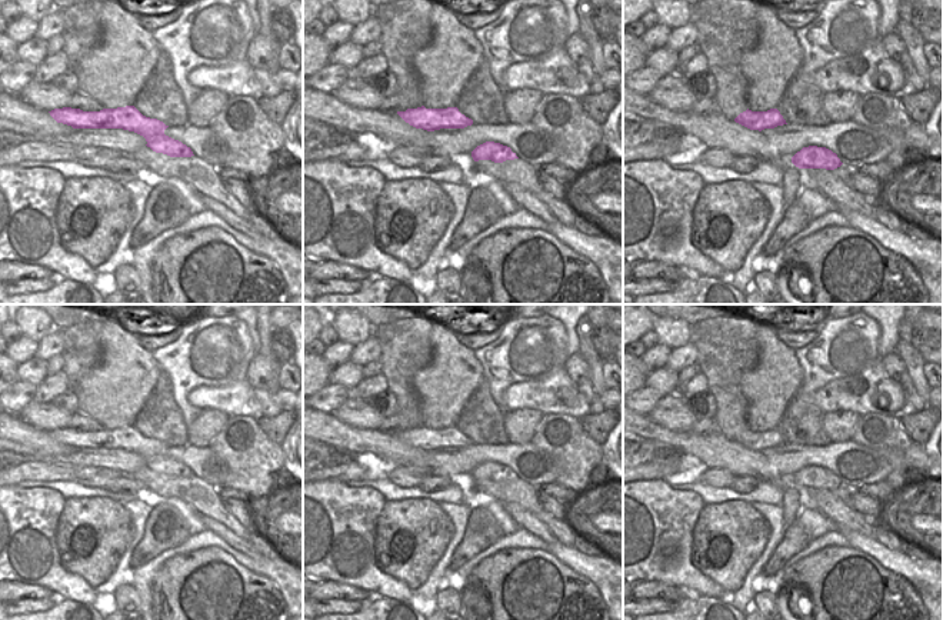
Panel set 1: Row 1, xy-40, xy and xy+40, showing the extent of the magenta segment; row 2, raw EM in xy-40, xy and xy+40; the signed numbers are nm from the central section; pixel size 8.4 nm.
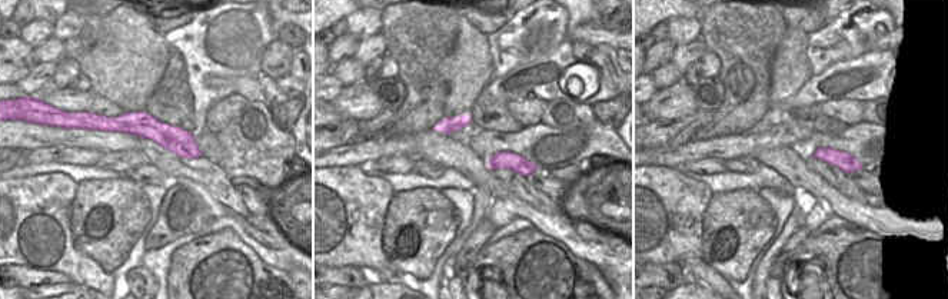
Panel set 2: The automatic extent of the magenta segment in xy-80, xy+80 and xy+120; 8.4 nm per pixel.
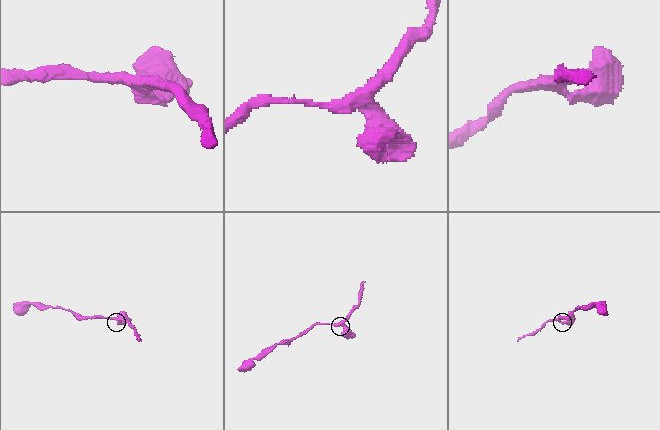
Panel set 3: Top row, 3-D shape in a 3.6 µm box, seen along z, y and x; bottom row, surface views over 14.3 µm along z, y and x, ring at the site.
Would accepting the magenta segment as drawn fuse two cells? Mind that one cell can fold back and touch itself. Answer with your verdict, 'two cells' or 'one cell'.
one cell

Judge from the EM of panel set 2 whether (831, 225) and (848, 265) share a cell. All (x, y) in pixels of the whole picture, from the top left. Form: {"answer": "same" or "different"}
{"answer": "different"}

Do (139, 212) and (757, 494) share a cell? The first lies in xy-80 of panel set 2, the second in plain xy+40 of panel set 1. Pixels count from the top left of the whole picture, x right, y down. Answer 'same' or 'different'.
different

